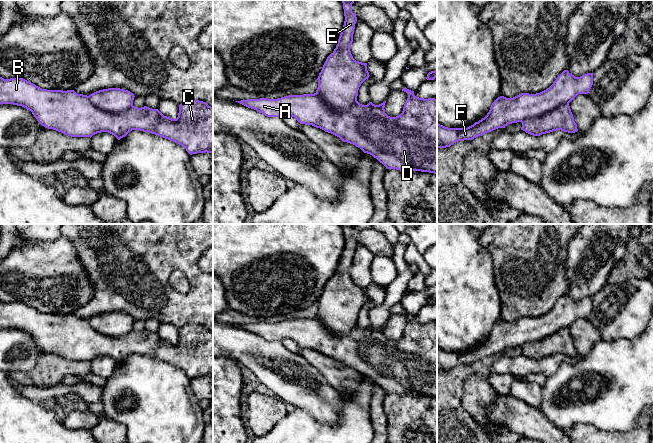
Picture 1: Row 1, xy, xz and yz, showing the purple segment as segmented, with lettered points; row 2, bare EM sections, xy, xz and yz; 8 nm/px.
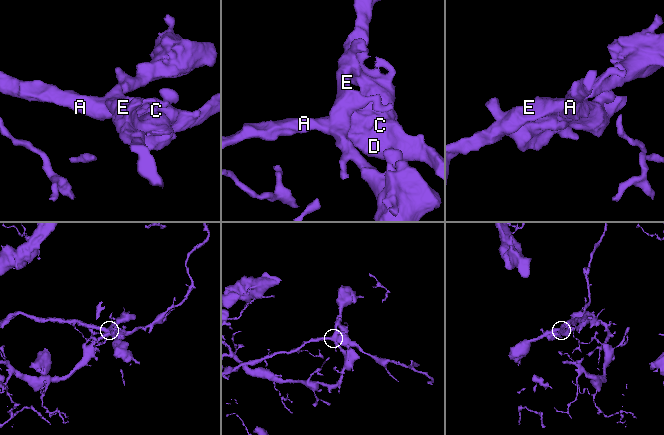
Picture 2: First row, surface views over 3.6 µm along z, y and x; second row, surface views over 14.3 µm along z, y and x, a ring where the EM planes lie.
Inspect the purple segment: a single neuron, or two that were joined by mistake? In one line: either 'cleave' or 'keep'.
cleave

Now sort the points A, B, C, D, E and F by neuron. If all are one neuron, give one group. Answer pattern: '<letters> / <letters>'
A B C D / E F

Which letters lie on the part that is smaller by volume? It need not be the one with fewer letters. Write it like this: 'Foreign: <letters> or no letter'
Foreign: A, B, C, D

